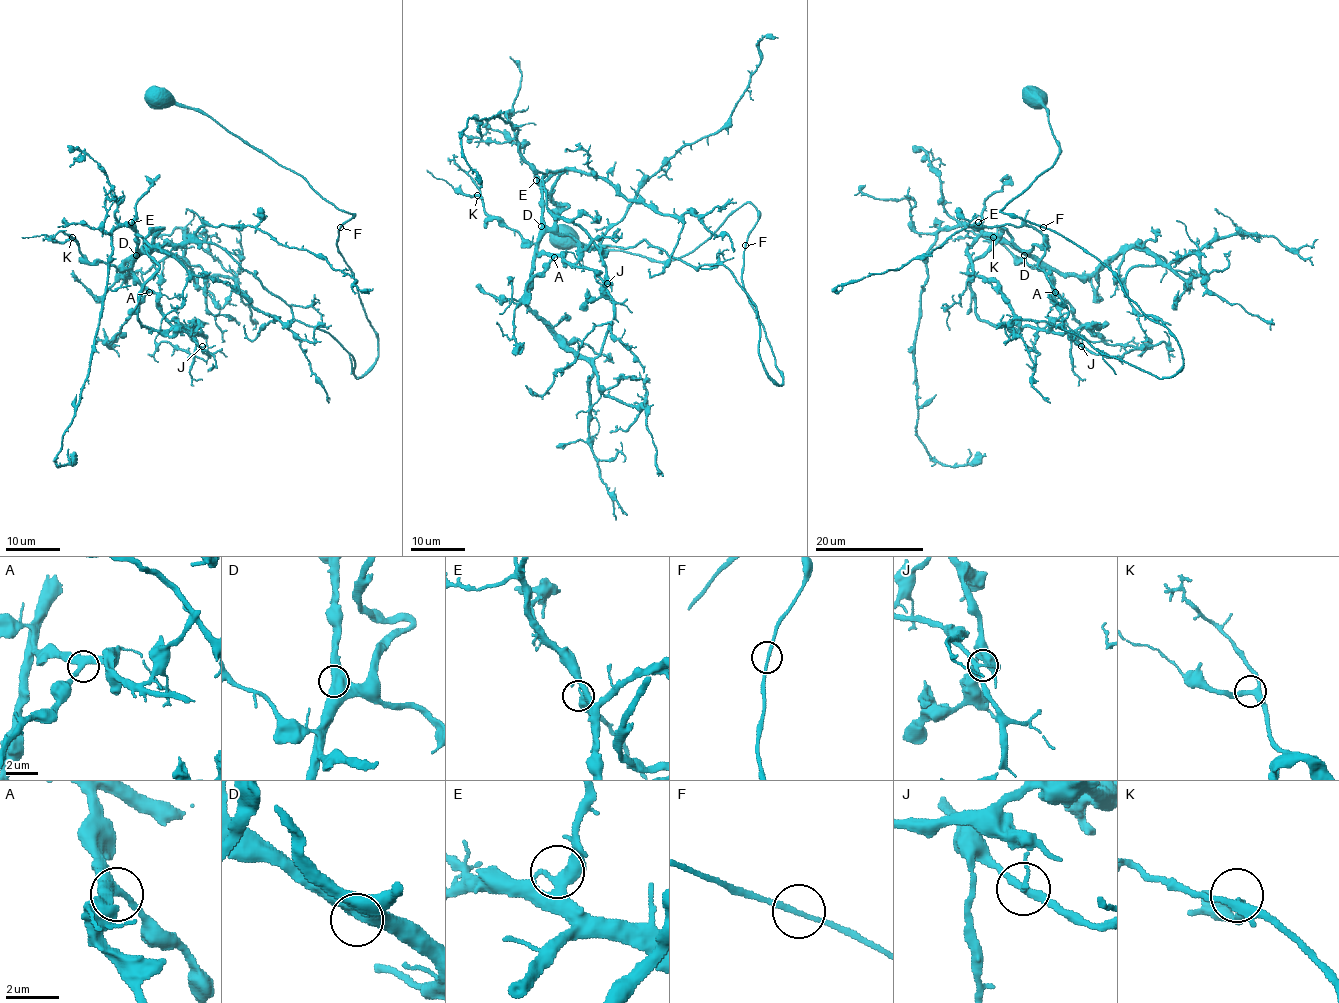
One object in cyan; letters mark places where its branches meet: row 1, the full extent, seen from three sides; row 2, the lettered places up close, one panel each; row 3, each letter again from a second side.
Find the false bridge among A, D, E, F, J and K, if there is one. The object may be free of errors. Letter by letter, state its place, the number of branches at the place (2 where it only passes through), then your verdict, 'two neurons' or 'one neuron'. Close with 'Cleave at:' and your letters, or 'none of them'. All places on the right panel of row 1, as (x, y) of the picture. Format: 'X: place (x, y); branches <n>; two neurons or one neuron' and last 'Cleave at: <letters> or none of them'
A: place (1055, 292); branches 3; one neuron
D: place (1024, 255); branches 2; one neuron
E: place (978, 222); branches 2; one neuron
F: place (1043, 227); branches 2; one neuron
J: place (1081, 346); branches 3; one neuron
K: place (993, 237); branches 3; one neuron
Cleave at: none of them

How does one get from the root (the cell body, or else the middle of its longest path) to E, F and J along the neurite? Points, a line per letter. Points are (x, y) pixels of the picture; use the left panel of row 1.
E: (157, 96), (353, 216), (337, 248), (373, 367), (357, 379), (219, 247), (142, 252), (131, 222)
F: (157, 96), (203, 111), (281, 165), (298, 173), (324, 199), (353, 216), (339, 226)
J: (157, 96), (353, 216), (337, 248), (378, 359), (357, 379), (214, 244), (142, 252), (134, 275), (202, 346)

